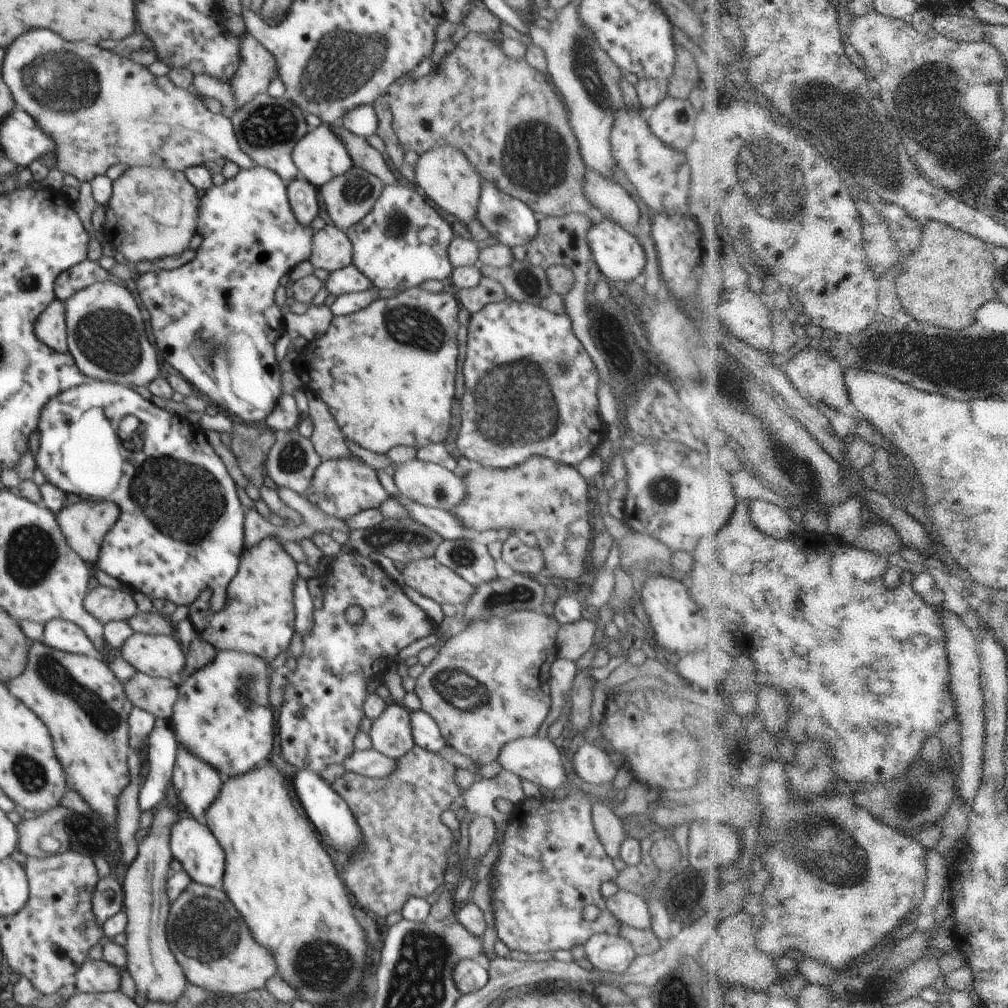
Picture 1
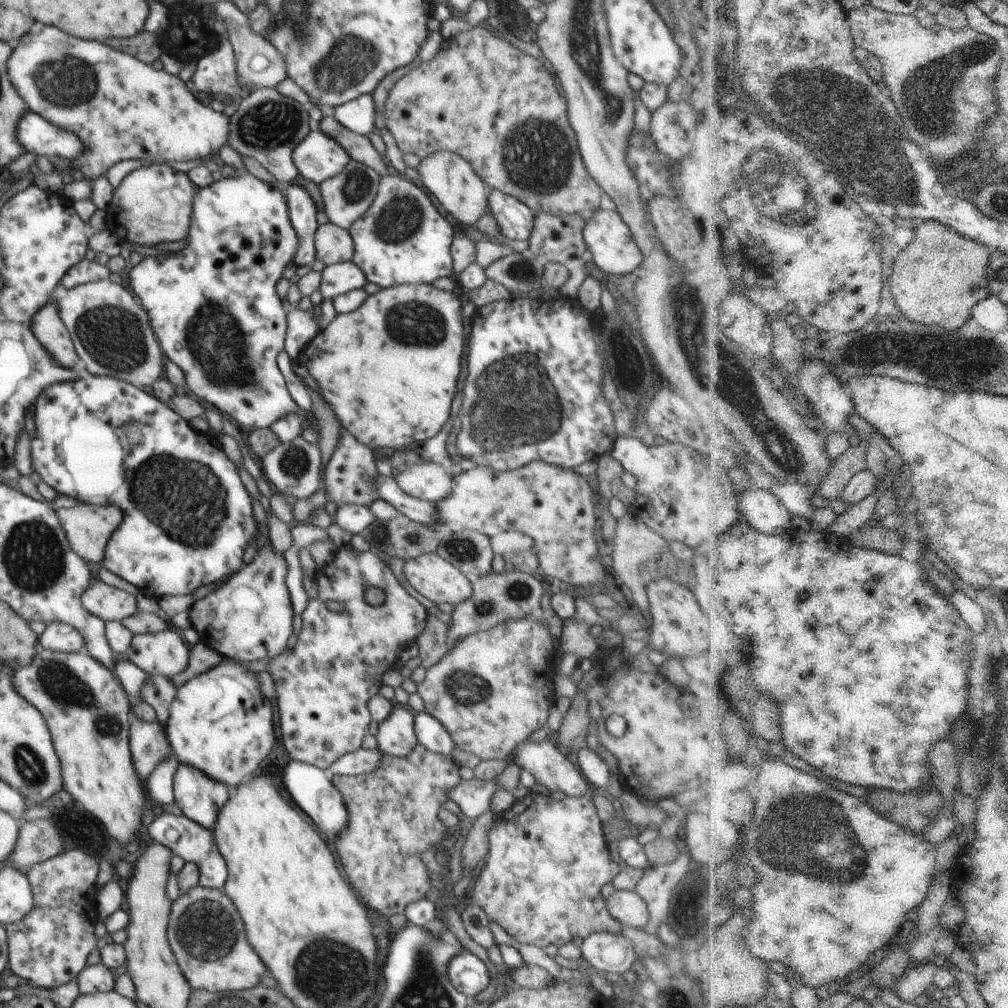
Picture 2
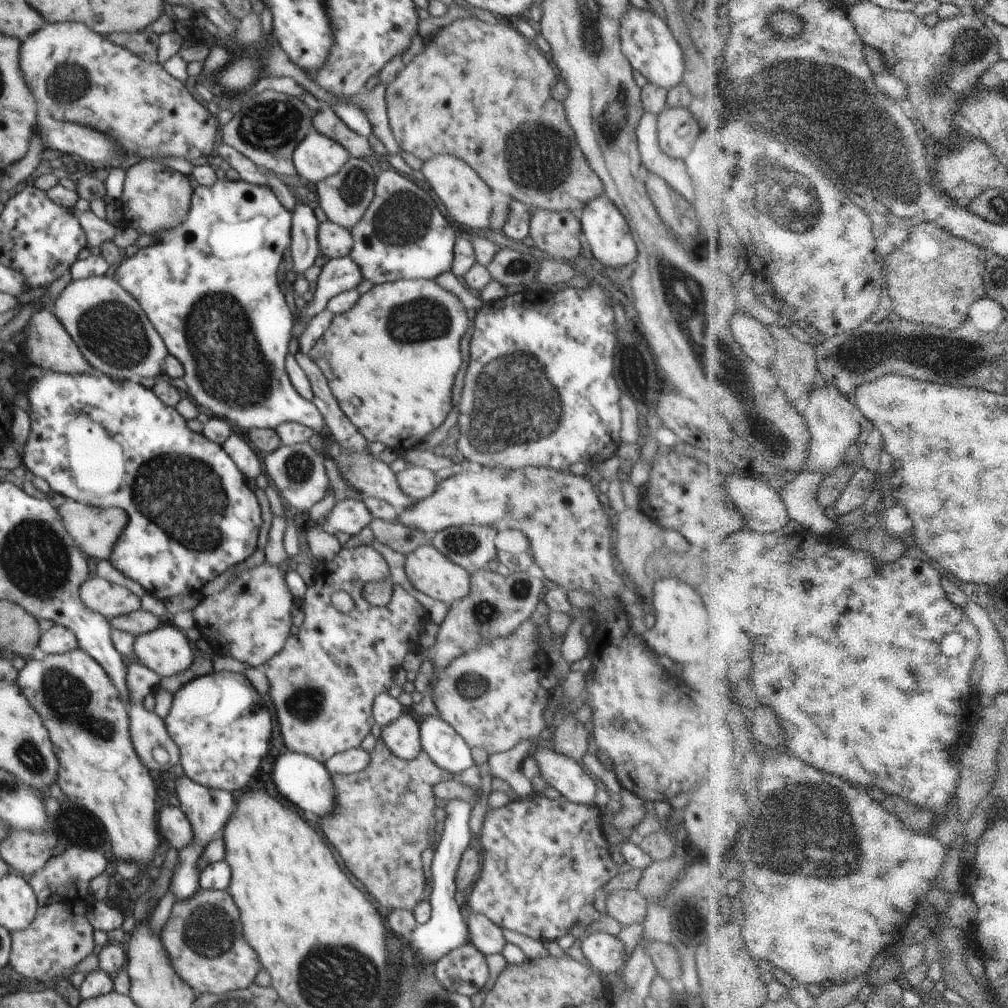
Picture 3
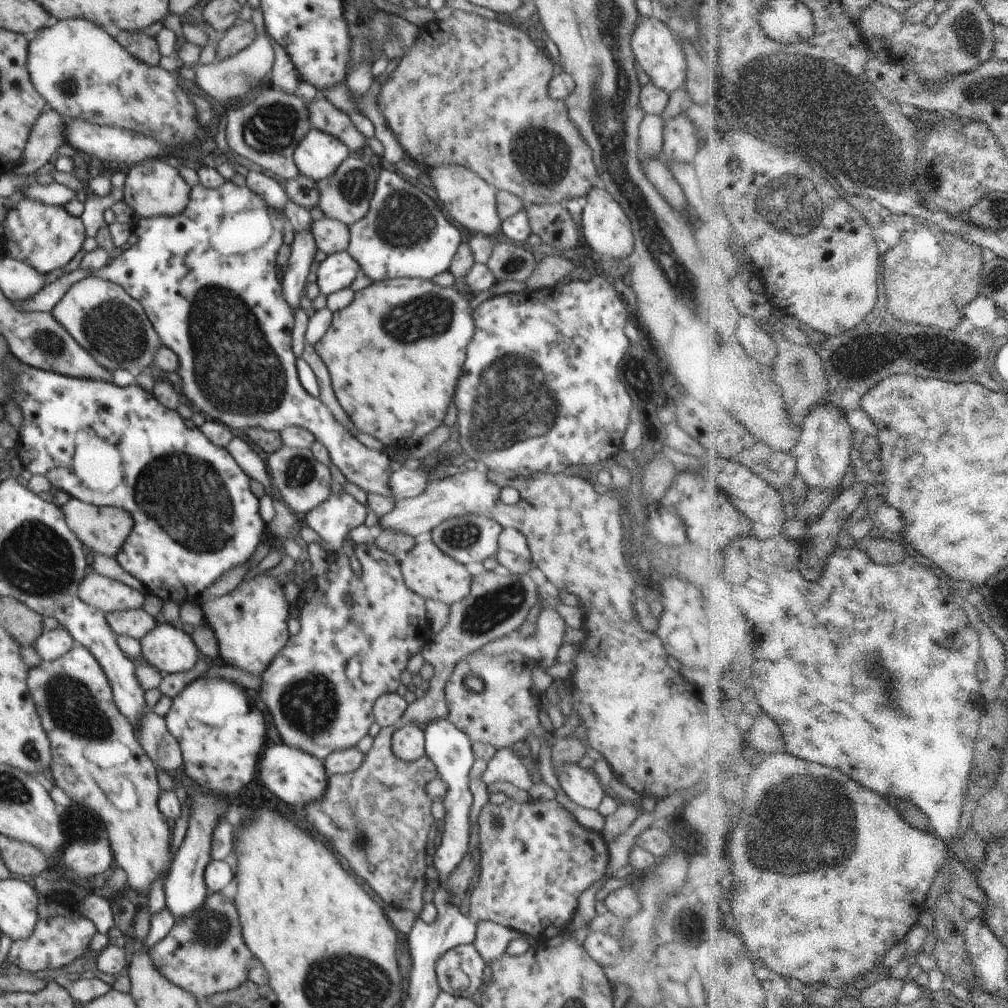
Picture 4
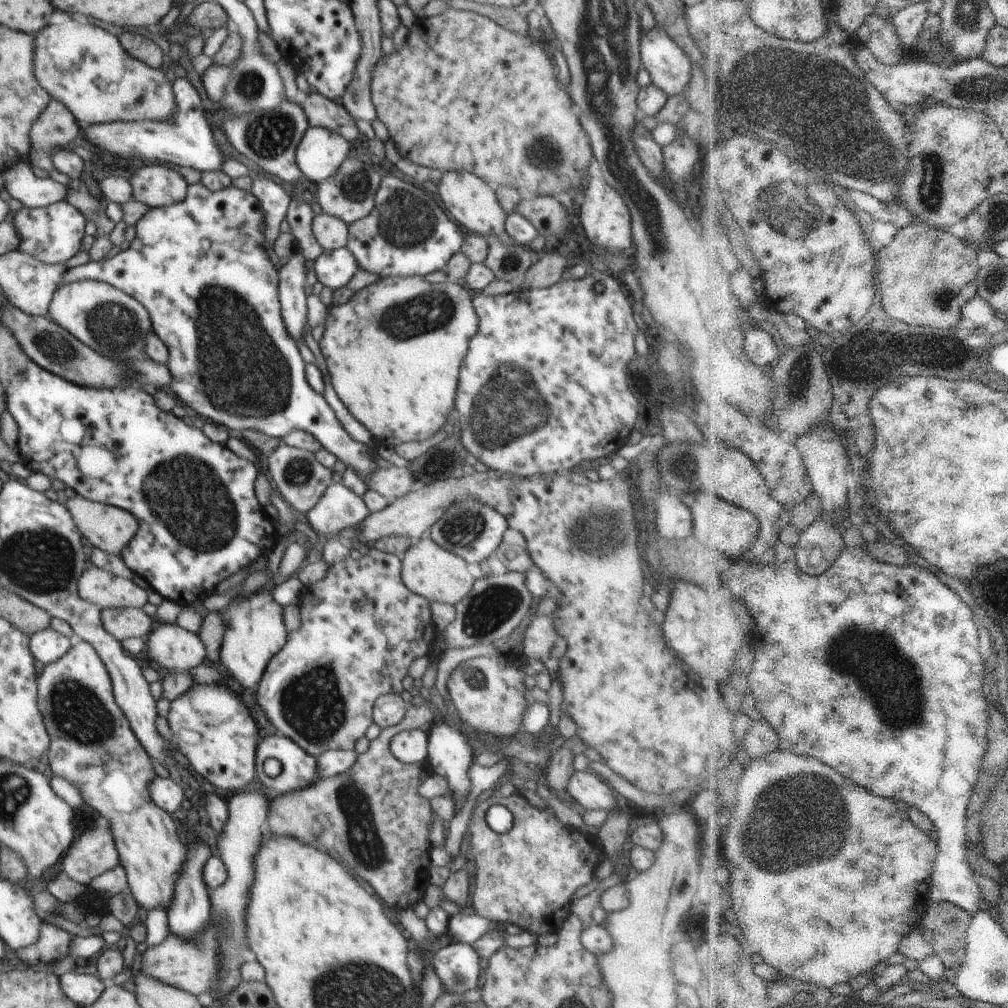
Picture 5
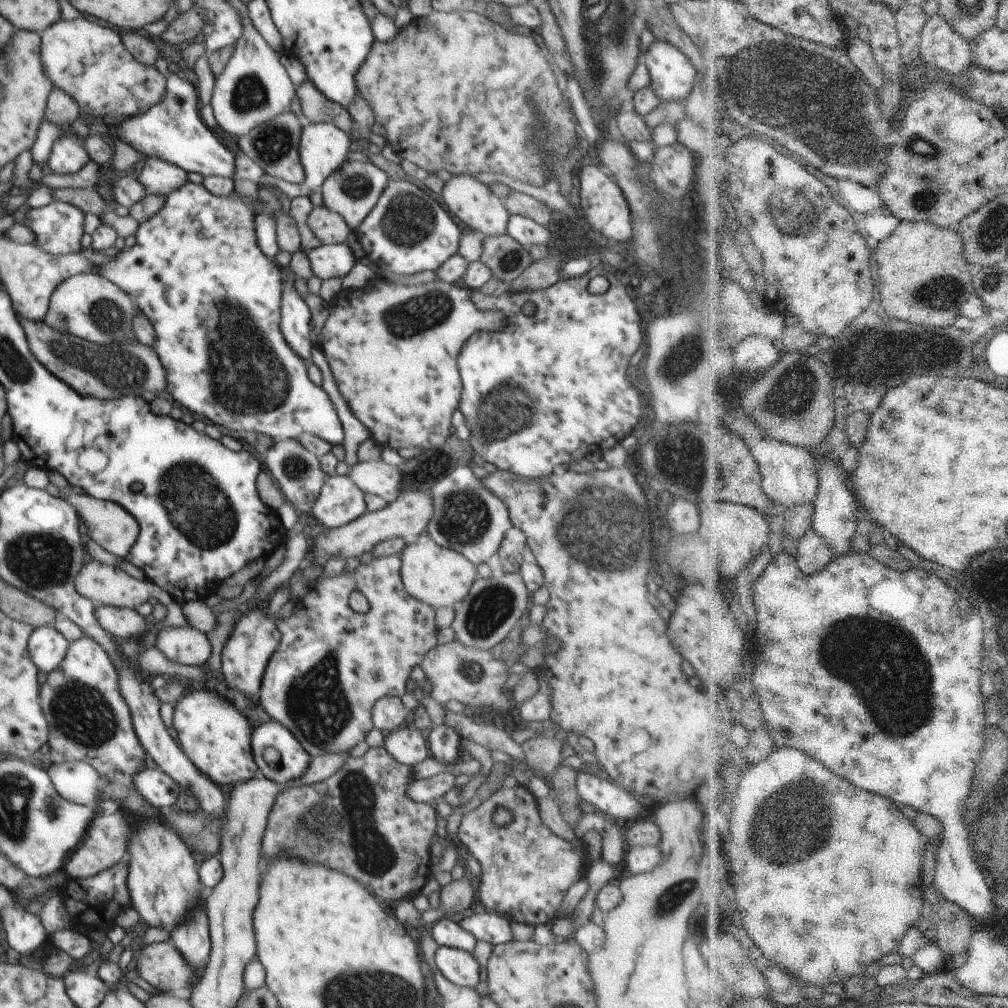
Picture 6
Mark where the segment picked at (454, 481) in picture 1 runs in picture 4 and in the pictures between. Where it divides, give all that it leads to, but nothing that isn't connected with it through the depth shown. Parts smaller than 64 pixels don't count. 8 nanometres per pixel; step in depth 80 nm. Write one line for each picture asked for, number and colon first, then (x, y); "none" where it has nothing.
2: (429, 482)
3: (416, 482)
4: (404, 483)

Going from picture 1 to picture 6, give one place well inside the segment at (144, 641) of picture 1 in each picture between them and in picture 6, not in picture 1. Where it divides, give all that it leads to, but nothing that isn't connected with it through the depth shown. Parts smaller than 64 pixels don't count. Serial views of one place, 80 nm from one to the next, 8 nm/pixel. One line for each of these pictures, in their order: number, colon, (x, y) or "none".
2: (164, 653)
3: (166, 650)
4: (166, 647)
5: (169, 646)
6: (187, 646)

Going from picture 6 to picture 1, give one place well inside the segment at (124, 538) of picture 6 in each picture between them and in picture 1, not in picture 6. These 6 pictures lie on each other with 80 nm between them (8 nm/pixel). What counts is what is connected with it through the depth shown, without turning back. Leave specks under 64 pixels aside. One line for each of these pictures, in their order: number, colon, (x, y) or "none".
1: (84, 524)
2: (88, 527)
3: (95, 530)
4: (102, 529)
5: (109, 528)

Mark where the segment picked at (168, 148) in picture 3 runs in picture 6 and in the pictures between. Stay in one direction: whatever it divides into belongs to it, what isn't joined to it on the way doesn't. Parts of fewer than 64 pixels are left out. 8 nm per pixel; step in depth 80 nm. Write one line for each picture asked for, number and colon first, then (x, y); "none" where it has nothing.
4: (89, 75)
5: (71, 59)
6: (89, 62)

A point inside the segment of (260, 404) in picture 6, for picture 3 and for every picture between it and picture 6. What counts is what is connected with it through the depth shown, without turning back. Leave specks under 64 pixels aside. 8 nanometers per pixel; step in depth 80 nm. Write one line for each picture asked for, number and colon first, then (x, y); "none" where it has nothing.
3: (209, 287)
4: (206, 278)
5: (200, 268)

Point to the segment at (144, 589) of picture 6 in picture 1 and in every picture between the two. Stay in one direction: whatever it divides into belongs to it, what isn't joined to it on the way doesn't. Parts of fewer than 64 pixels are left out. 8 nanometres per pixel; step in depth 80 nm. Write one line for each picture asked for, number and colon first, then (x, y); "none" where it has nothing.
1: (106, 604)
2: (112, 605)
3: (110, 600)
4: (107, 595)
5: (107, 591)

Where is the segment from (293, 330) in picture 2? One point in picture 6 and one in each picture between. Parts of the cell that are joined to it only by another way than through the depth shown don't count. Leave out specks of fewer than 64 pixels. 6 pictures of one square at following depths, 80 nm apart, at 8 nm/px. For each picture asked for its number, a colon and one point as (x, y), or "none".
3: (339, 275)
4: (338, 271)
5: (334, 268)
6: (328, 261)

